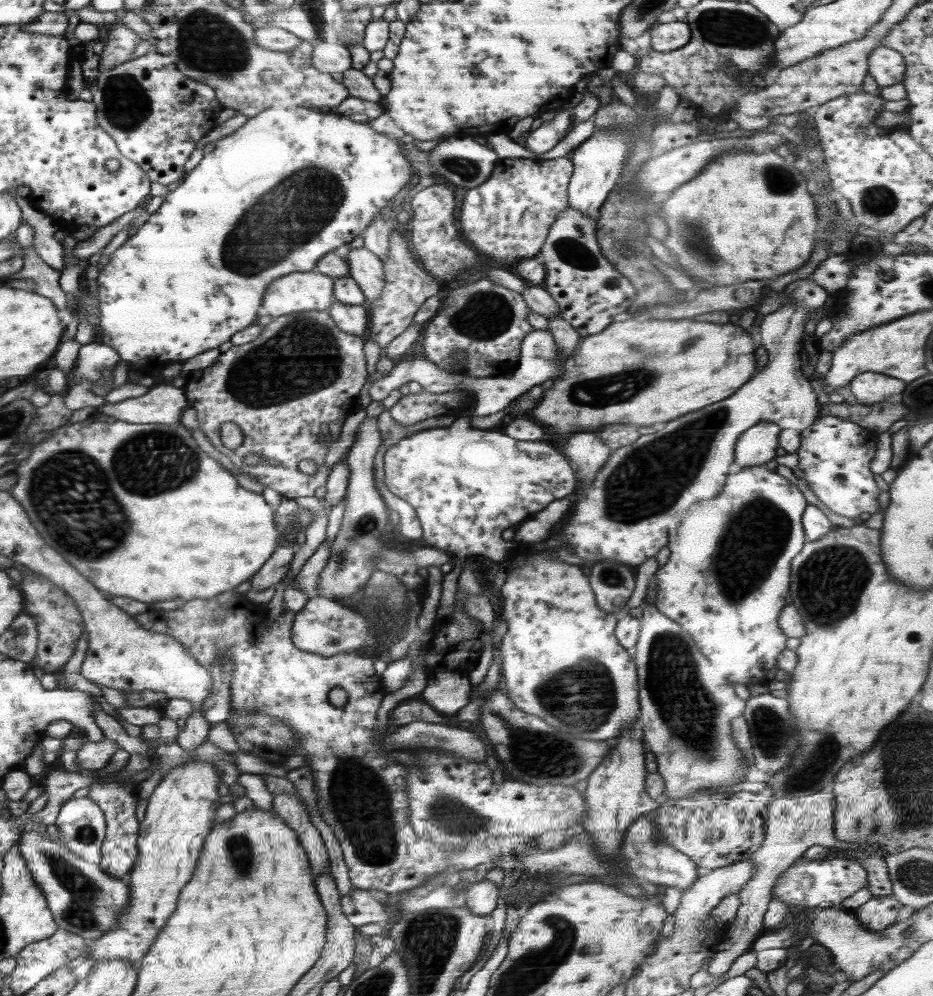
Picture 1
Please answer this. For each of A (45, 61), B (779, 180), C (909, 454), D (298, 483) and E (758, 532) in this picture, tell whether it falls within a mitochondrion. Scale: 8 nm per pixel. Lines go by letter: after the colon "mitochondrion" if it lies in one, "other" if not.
A: other
B: mitochondrion
C: other
D: other
E: mitochondrion

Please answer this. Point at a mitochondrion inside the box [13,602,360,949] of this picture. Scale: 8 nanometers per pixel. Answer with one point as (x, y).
(79, 910)

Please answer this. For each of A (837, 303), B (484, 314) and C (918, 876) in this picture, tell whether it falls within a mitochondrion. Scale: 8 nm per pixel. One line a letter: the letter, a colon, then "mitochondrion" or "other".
A: other
B: mitochondrion
C: mitochondrion

